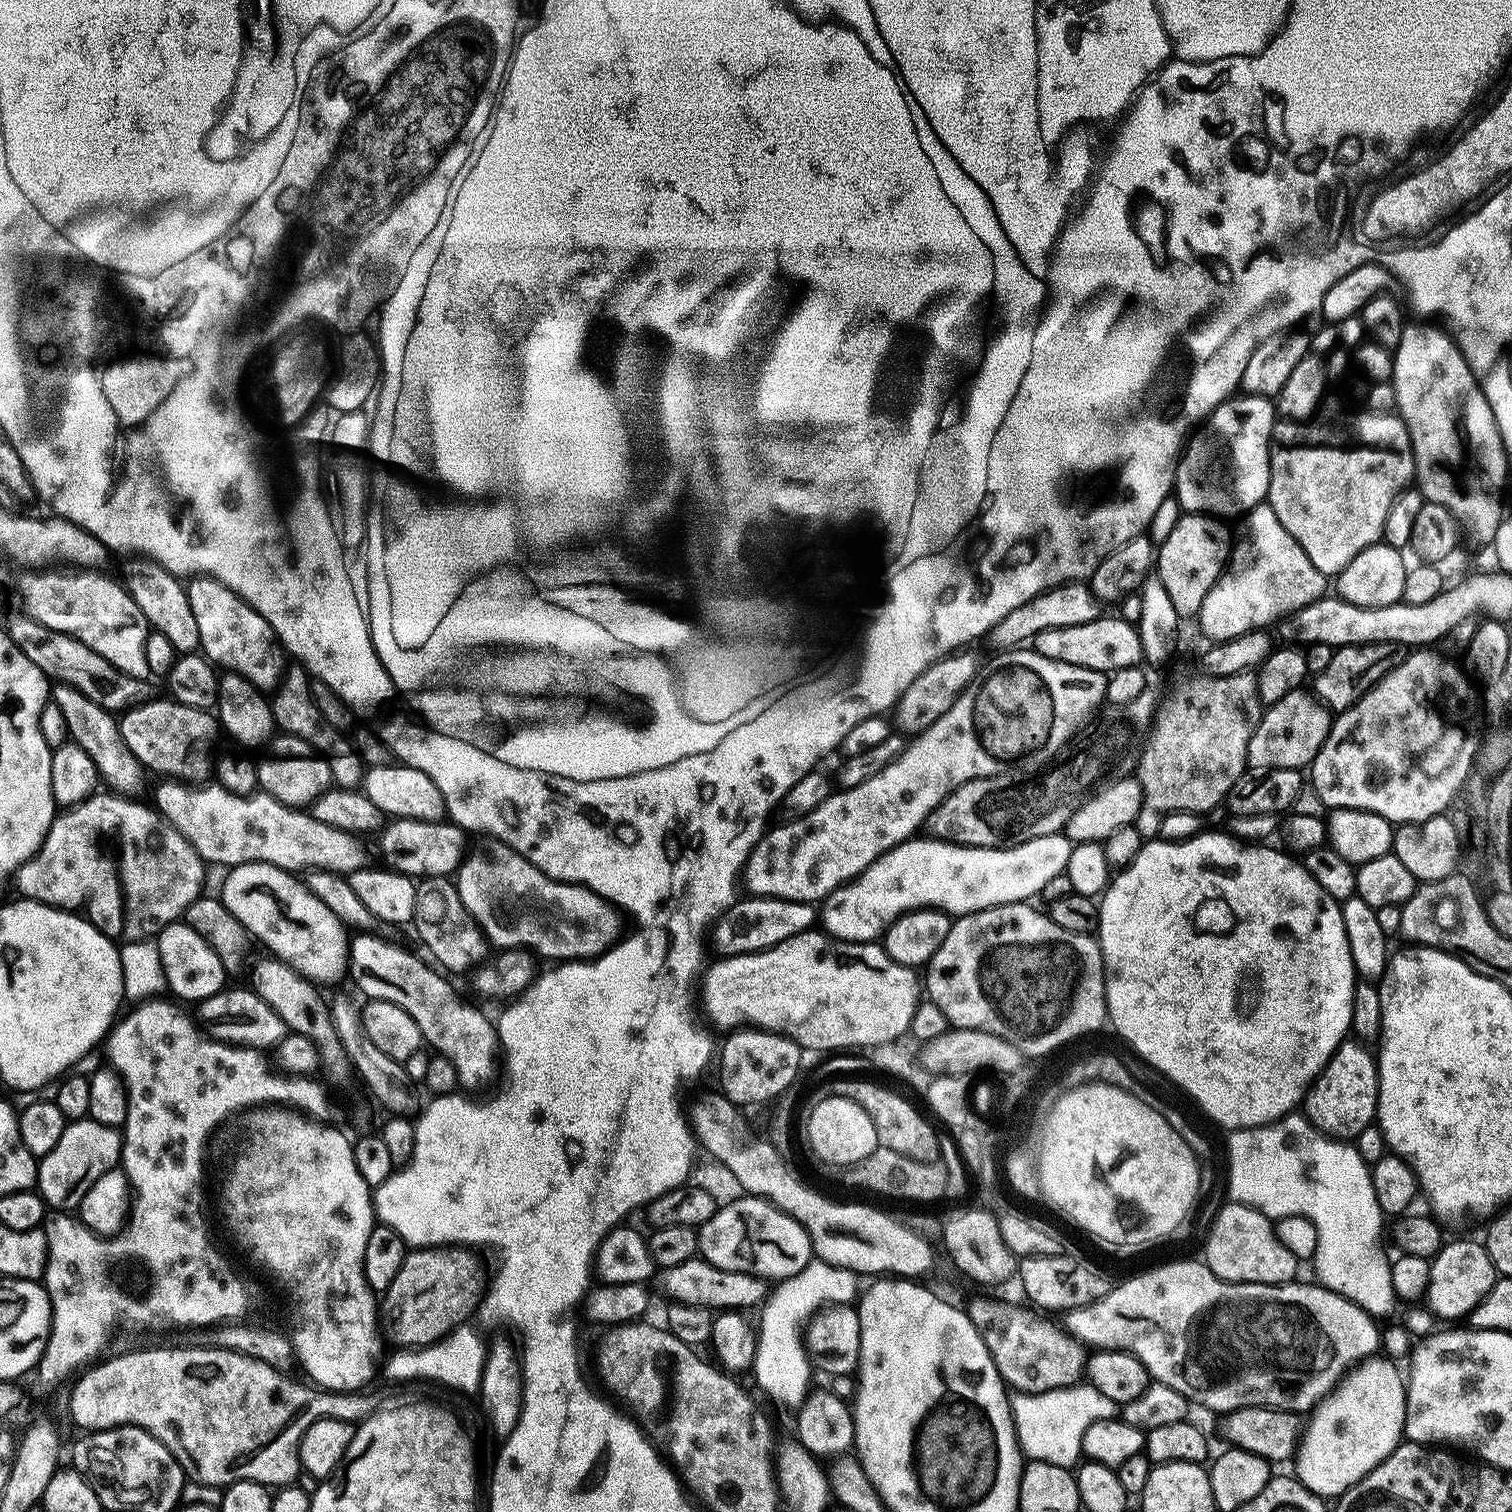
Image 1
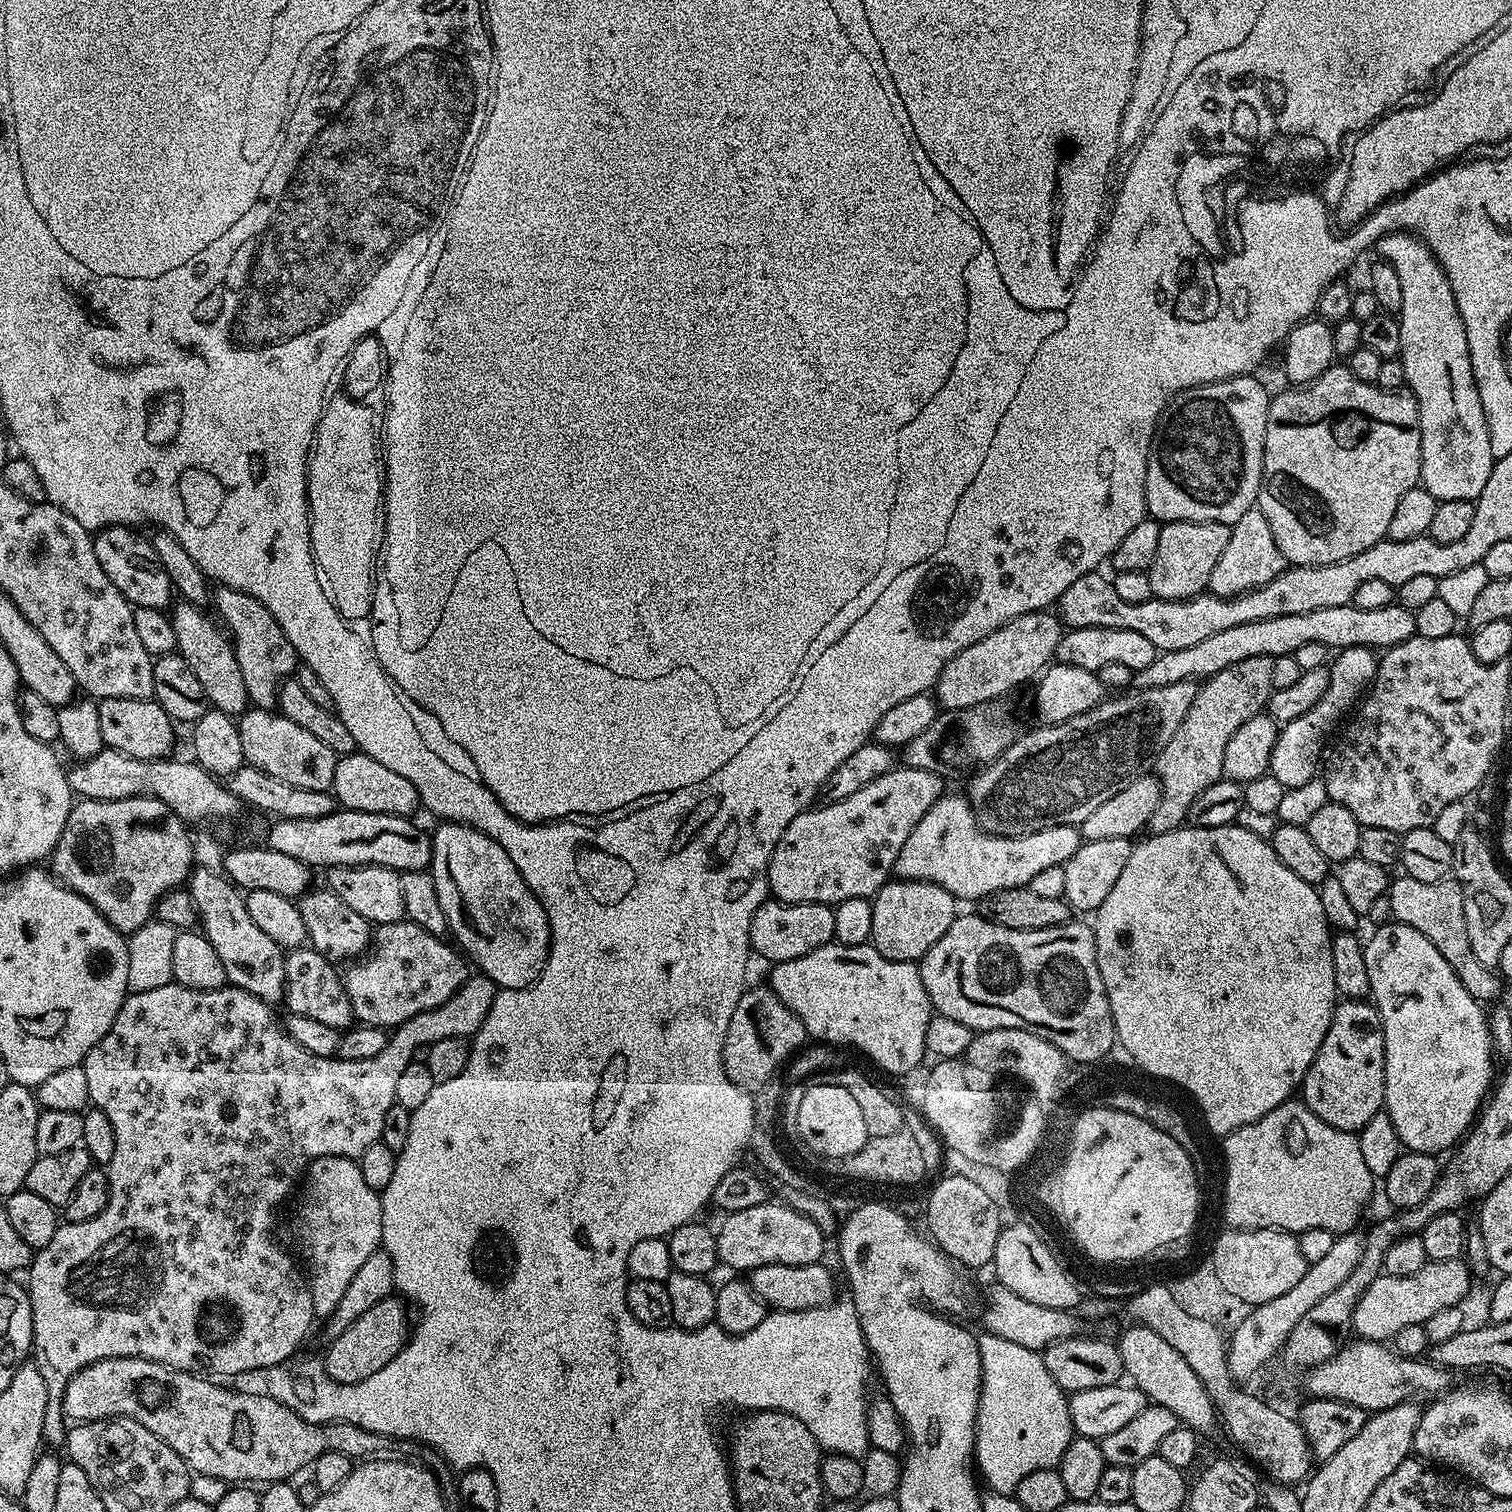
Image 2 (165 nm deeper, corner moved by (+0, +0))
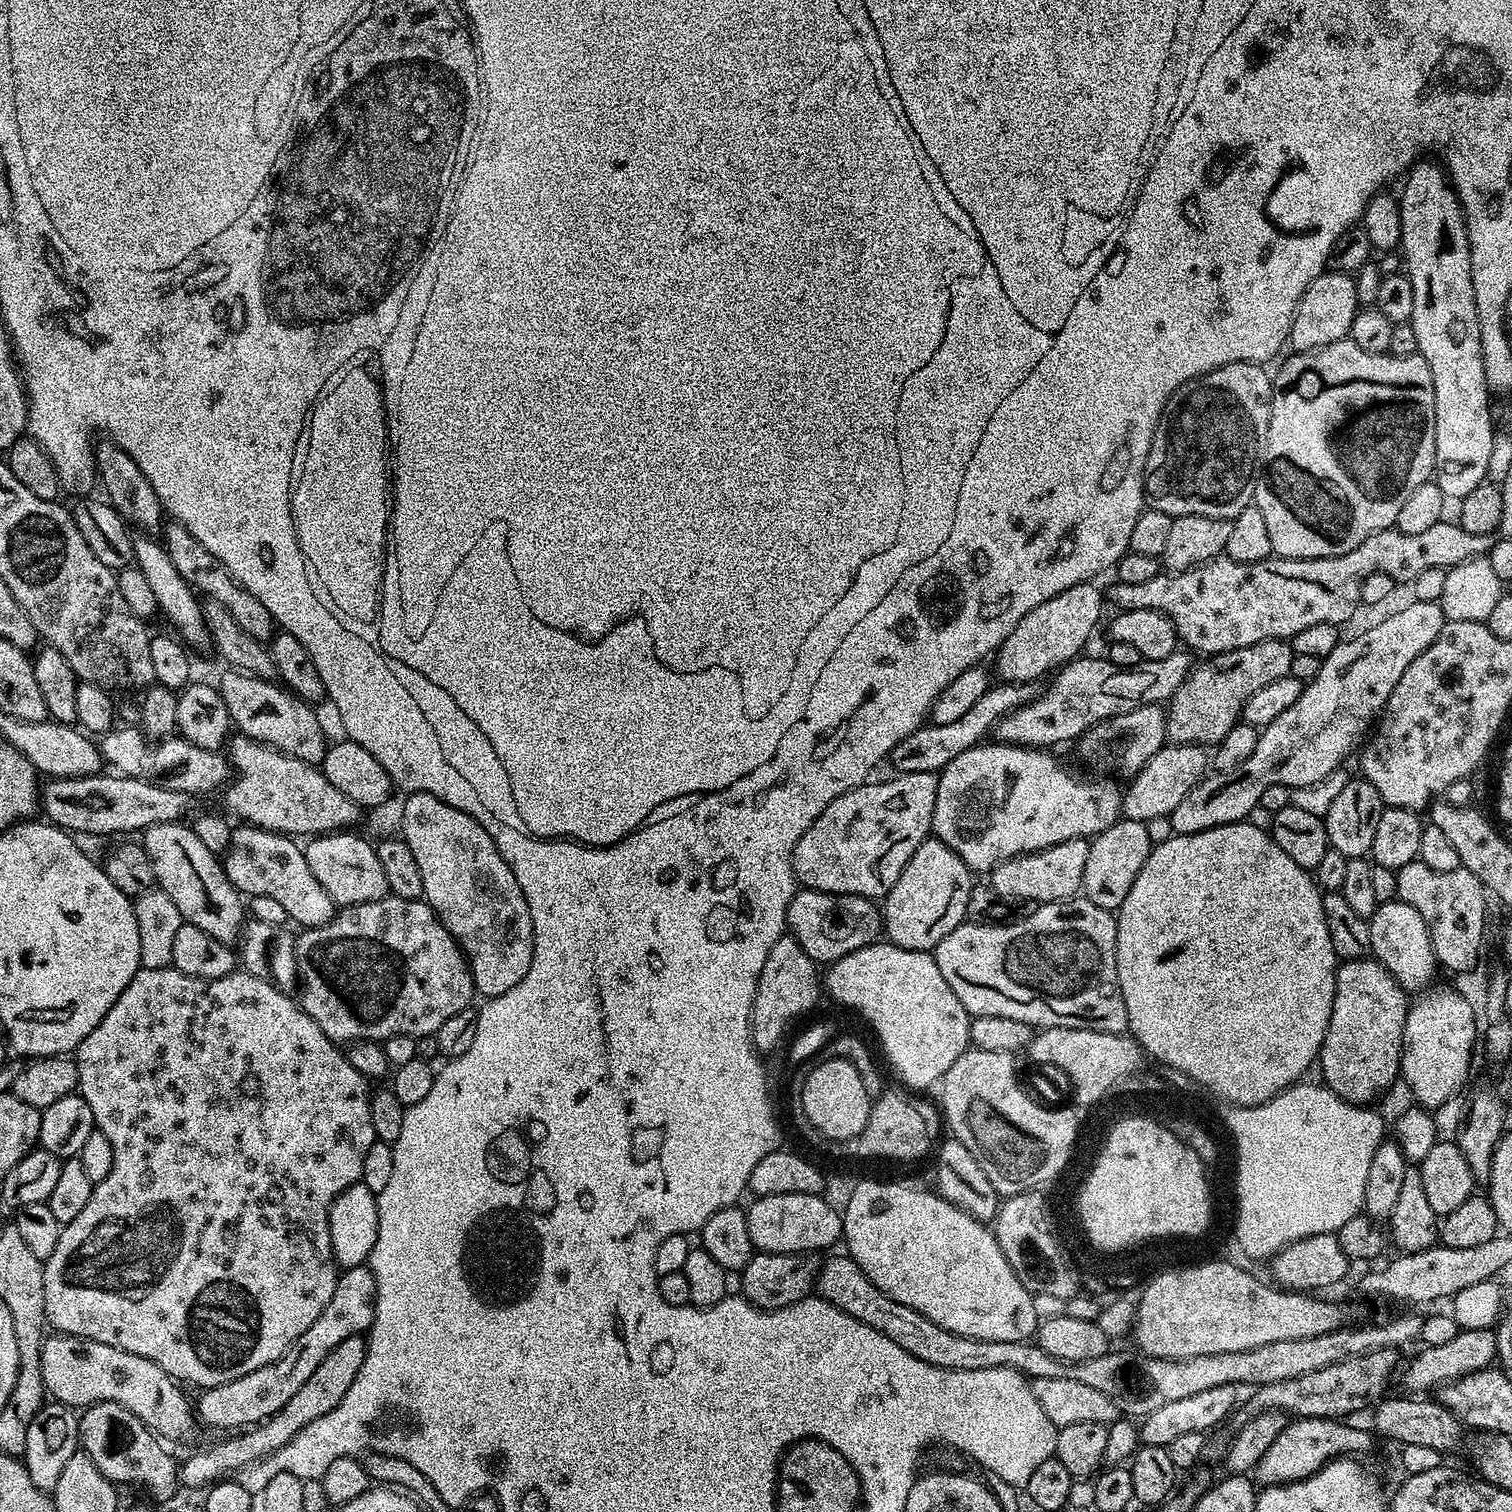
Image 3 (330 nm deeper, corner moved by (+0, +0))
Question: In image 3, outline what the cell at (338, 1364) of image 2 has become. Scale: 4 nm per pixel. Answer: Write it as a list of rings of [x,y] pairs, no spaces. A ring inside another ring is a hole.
[[[351,1336],[346,1338],[346,1342],[338,1342],[338,1346],[334,1346],[334,1350],[326,1354],[326,1359],[316,1367],[314,1374],[310,1374],[310,1379],[298,1389],[298,1394],[294,1394],[294,1398],[290,1398],[290,1402],[282,1406],[282,1410],[260,1424],[229,1435],[232,1436],[229,1440],[220,1440],[217,1444],[194,1453],[185,1464],[183,1461],[178,1468],[179,1483],[183,1487],[185,1484],[188,1488],[204,1490],[221,1478],[231,1477],[240,1469],[274,1454],[279,1448],[288,1447],[288,1443],[295,1440],[300,1430],[310,1426],[310,1422],[322,1418],[322,1414],[330,1414],[330,1410],[334,1410],[334,1406],[338,1406],[338,1402],[346,1398],[346,1390],[350,1390],[358,1370],[362,1370],[367,1349],[364,1336]]]

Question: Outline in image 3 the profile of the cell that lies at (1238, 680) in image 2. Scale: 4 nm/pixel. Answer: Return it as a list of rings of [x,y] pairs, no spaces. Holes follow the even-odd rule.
[[[1263,640],[1238,650],[1219,652],[1193,667],[1182,686],[1166,704],[1169,741],[1177,744],[1215,746],[1230,734],[1234,725],[1241,723],[1246,698],[1262,690],[1270,682],[1290,673],[1294,653],[1288,640]]]

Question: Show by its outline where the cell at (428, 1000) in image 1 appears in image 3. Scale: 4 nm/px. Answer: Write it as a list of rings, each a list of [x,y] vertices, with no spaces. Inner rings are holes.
[[[251,826],[233,827],[231,843],[223,853],[222,863],[232,885],[245,897],[274,898],[282,905],[282,910],[286,910],[288,920],[300,924],[301,929],[322,926],[338,911],[330,894],[326,894],[314,874],[310,874],[310,862],[306,862],[303,847],[285,833]]]

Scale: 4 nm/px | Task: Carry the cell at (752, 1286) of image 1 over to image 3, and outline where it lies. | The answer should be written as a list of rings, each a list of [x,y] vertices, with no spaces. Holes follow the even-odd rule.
[[[847,1254],[832,1256],[825,1264],[823,1261],[819,1265],[814,1288],[820,1299],[850,1314],[850,1318],[866,1322],[870,1330],[886,1334],[886,1338],[890,1338],[890,1342],[898,1342],[898,1346],[902,1346],[906,1354],[914,1354],[914,1358],[922,1358],[922,1362],[930,1362],[930,1366],[959,1372],[1013,1368],[1027,1376],[1029,1381],[1038,1378],[1074,1378],[1074,1382],[1083,1382],[1093,1390],[1106,1394],[1106,1398],[1110,1398],[1110,1402],[1114,1402],[1114,1406],[1128,1418],[1149,1416],[1169,1402],[1190,1398],[1201,1390],[1211,1390],[1213,1386],[1259,1386],[1282,1382],[1298,1378],[1302,1374],[1310,1374],[1314,1370],[1322,1370],[1322,1366],[1334,1366],[1343,1360],[1370,1354],[1374,1350],[1400,1350],[1403,1349],[1403,1344],[1420,1340],[1422,1321],[1420,1316],[1398,1316],[1385,1324],[1366,1324],[1362,1328],[1345,1326],[1330,1334],[1318,1334],[1314,1338],[1294,1338],[1294,1342],[1270,1342],[1254,1350],[1206,1354],[1189,1360],[1163,1360],[1137,1354],[1135,1351],[1132,1353],[1110,1350],[1102,1354],[1102,1358],[1088,1358],[1086,1362],[1068,1364],[1065,1360],[1046,1354],[1046,1350],[1042,1350],[1042,1346],[1032,1340],[990,1342],[986,1338],[970,1338],[954,1334],[950,1330],[942,1330],[942,1326],[918,1314],[918,1310],[910,1310],[910,1306],[902,1306],[902,1302],[878,1290],[878,1286],[874,1286],[870,1278],[862,1274],[858,1262],[854,1262]]]

